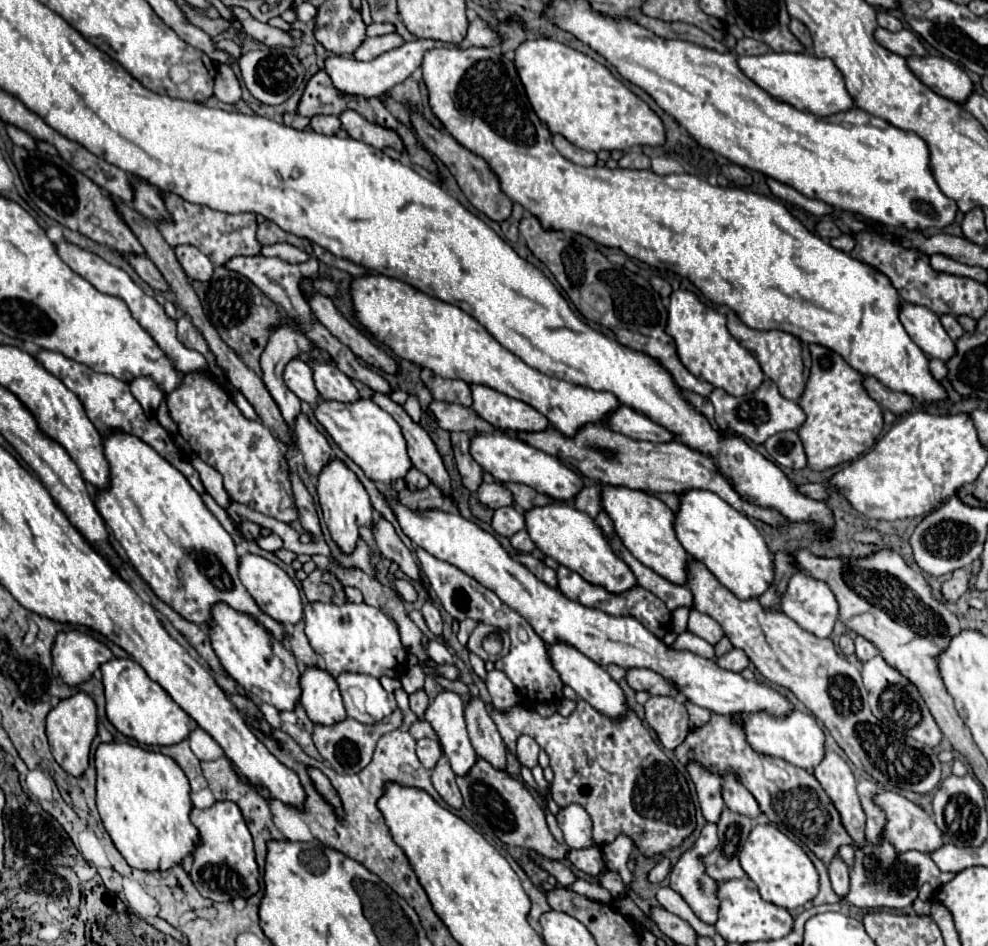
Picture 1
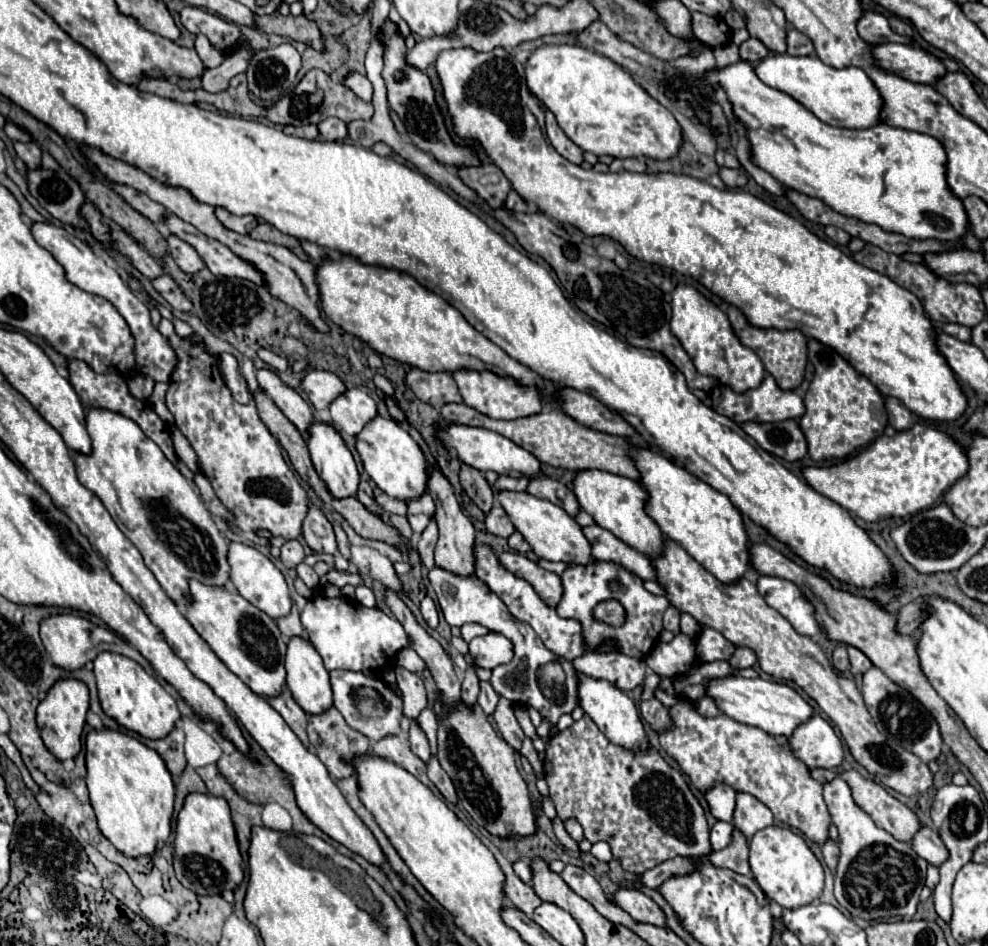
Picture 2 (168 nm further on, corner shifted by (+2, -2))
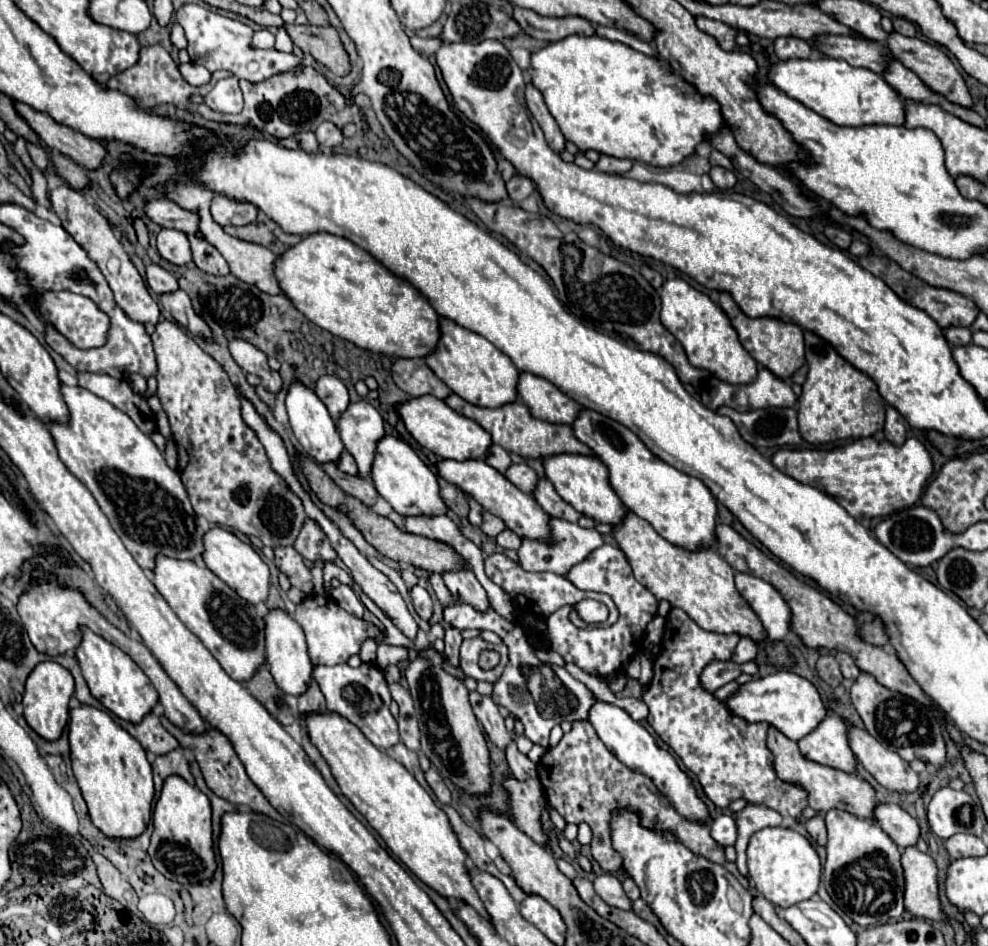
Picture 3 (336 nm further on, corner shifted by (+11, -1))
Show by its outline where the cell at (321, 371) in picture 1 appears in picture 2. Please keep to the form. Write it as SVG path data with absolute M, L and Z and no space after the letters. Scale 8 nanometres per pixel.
M351 388L339 396L339 400L335 400L329 410L333 422L339 424L343 432L357 436L367 426L367 422L377 416L377 402L369 394Z

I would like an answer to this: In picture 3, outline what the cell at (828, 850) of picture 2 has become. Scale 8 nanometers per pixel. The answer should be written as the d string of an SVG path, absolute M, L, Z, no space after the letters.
M818 815L814 819L806 821L806 831L810 833L810 837L818 843L818 845L826 845L826 825L824 825L824 817Z

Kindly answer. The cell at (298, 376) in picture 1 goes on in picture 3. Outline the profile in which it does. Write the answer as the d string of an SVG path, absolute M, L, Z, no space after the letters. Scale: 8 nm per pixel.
M322 375L316 381L314 393L318 395L318 399L326 405L328 413L332 415L332 419L338 419L340 413L348 407L350 399L348 399L348 389L344 387L344 383L334 377L334 375Z

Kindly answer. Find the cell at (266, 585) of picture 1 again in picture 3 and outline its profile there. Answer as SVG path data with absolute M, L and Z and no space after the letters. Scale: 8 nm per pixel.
M214 527L204 535L204 561L208 569L220 577L230 589L234 589L242 599L246 599L252 605L266 603L268 593L270 593L270 571L268 565L262 561L262 557L244 541L240 541L234 533Z

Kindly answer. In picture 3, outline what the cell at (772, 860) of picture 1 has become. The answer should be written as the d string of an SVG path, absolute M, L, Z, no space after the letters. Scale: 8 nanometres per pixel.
M766 827L762 831L756 831L750 837L746 855L750 881L770 903L778 907L790 907L810 899L818 891L820 859L810 841L800 833L786 827Z

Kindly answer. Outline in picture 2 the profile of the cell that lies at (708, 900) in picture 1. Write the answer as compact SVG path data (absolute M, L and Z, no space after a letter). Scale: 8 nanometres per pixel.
M717 822L711 828L711 846L713 846L713 850L723 850L725 846L729 846L733 830L735 830L735 826L731 822Z

